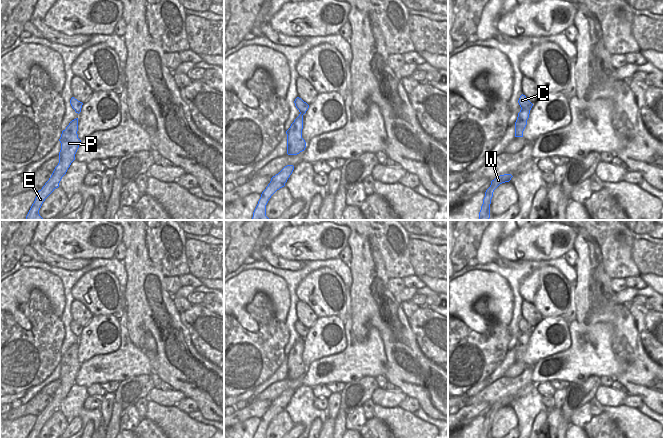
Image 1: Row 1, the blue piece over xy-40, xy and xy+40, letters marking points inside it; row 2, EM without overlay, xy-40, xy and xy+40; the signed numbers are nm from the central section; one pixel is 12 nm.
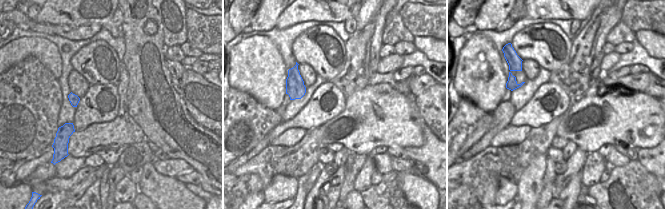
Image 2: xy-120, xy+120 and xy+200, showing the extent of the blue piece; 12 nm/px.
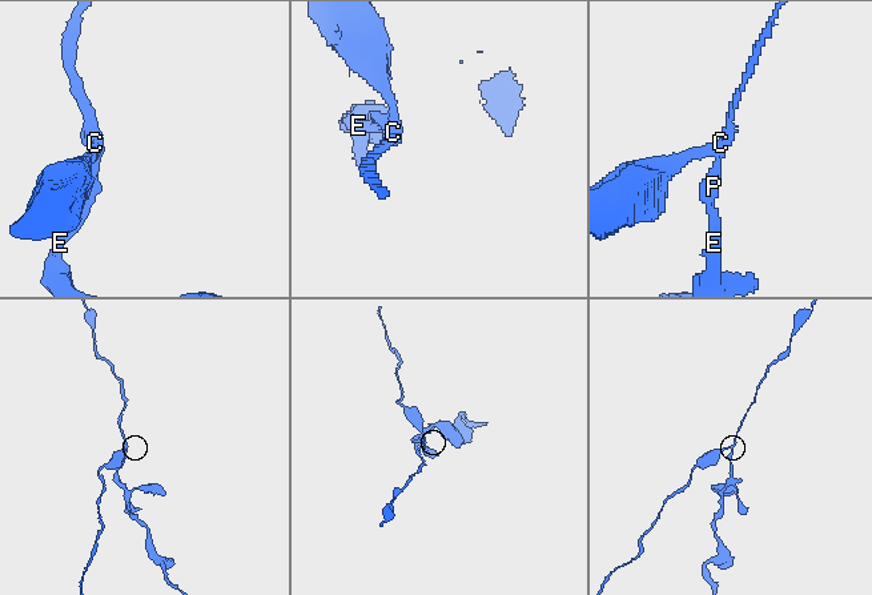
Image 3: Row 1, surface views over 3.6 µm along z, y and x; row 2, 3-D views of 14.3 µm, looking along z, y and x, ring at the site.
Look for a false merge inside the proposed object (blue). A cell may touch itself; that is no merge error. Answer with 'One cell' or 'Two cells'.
Two cells.

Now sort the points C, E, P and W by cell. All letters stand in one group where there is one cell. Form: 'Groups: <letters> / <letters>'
Groups: C / E P W.

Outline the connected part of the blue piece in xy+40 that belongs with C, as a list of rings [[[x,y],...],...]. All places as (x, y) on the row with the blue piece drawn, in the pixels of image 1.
[[[523,94],[520,96],[520,98],[518,100],[518,103],[519,103],[520,107],[521,107],[521,110],[518,113],[517,118],[519,118],[522,121],[528,120],[530,110],[531,110],[533,104]]]

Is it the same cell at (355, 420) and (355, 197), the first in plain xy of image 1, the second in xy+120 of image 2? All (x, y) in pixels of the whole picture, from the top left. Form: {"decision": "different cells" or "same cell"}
{"decision": "different cells"}

